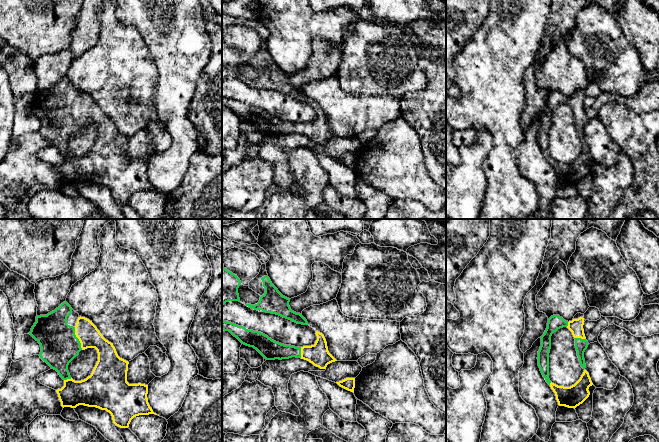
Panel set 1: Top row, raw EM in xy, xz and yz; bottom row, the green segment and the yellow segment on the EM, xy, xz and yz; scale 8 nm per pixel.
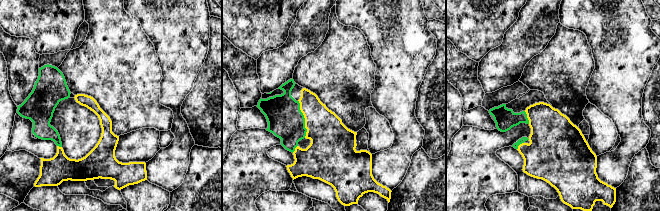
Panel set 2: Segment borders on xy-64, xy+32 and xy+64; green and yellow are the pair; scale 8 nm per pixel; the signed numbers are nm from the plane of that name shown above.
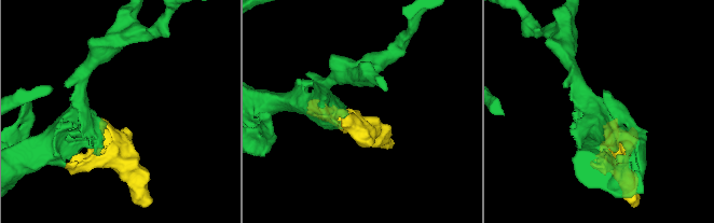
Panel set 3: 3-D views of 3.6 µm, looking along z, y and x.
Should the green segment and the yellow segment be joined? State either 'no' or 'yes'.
yes

